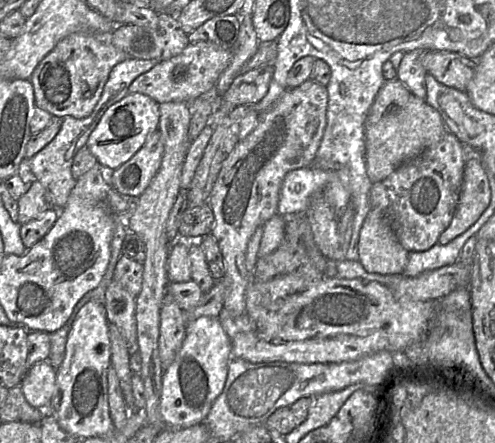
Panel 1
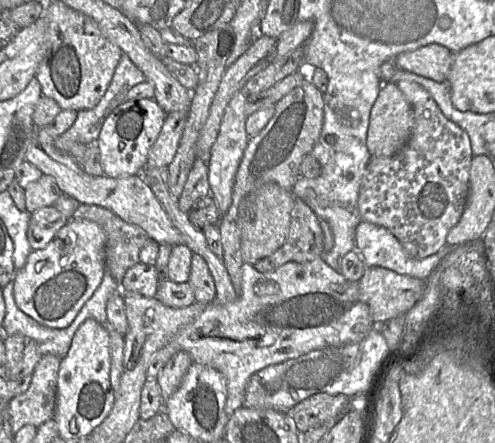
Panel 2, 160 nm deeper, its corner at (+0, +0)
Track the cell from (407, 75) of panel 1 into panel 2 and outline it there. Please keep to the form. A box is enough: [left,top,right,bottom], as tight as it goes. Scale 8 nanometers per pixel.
[358,82,471,259]

